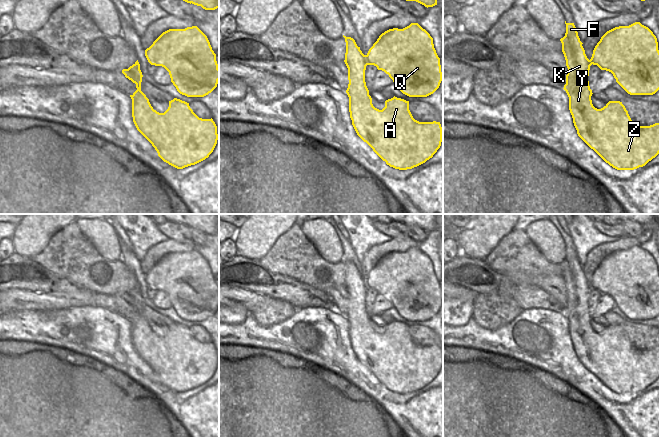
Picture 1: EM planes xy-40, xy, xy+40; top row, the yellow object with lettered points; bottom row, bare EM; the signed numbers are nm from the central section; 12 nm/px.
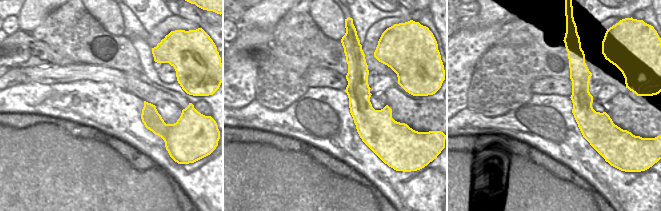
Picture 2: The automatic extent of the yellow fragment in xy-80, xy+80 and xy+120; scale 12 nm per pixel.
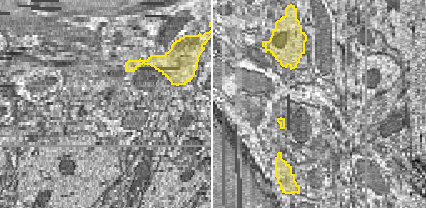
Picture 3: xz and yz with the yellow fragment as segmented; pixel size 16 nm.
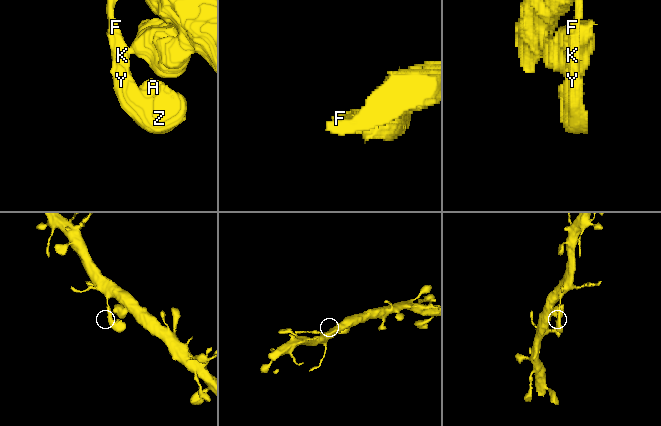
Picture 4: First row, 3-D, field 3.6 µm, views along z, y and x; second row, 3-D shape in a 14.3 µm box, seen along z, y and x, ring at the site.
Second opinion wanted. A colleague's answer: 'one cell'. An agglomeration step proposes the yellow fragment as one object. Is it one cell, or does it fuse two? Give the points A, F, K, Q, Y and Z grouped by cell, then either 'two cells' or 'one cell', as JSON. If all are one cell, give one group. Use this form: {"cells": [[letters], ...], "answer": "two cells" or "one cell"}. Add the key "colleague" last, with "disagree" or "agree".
{"cells": [["A", "F", "K", "Q", "Y", "Z"]], "answer": "one cell", "colleague": "agree"}

